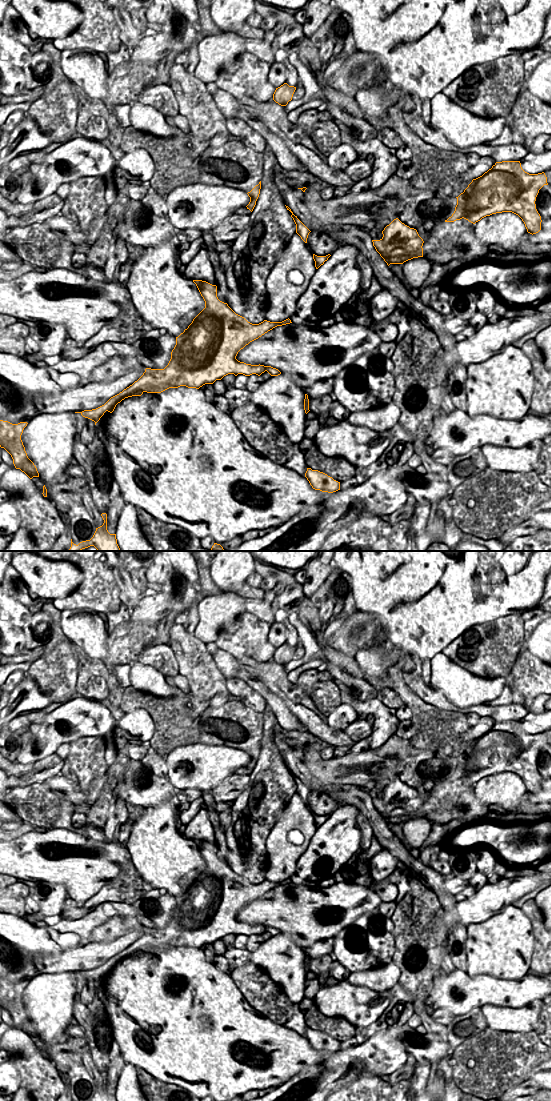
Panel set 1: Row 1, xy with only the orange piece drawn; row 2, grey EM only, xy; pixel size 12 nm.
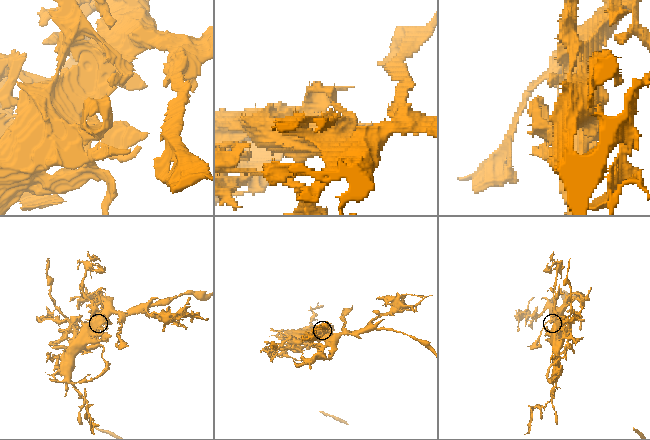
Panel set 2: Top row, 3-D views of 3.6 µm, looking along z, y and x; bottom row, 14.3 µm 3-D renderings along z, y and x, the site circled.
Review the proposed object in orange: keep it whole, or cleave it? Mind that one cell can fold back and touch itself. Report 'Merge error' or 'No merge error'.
Merge error.

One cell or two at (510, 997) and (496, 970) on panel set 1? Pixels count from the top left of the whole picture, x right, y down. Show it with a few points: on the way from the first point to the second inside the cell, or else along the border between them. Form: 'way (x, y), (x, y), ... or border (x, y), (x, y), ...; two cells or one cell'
border (478, 974), (502, 979), (517, 979), (524, 975); two cells

